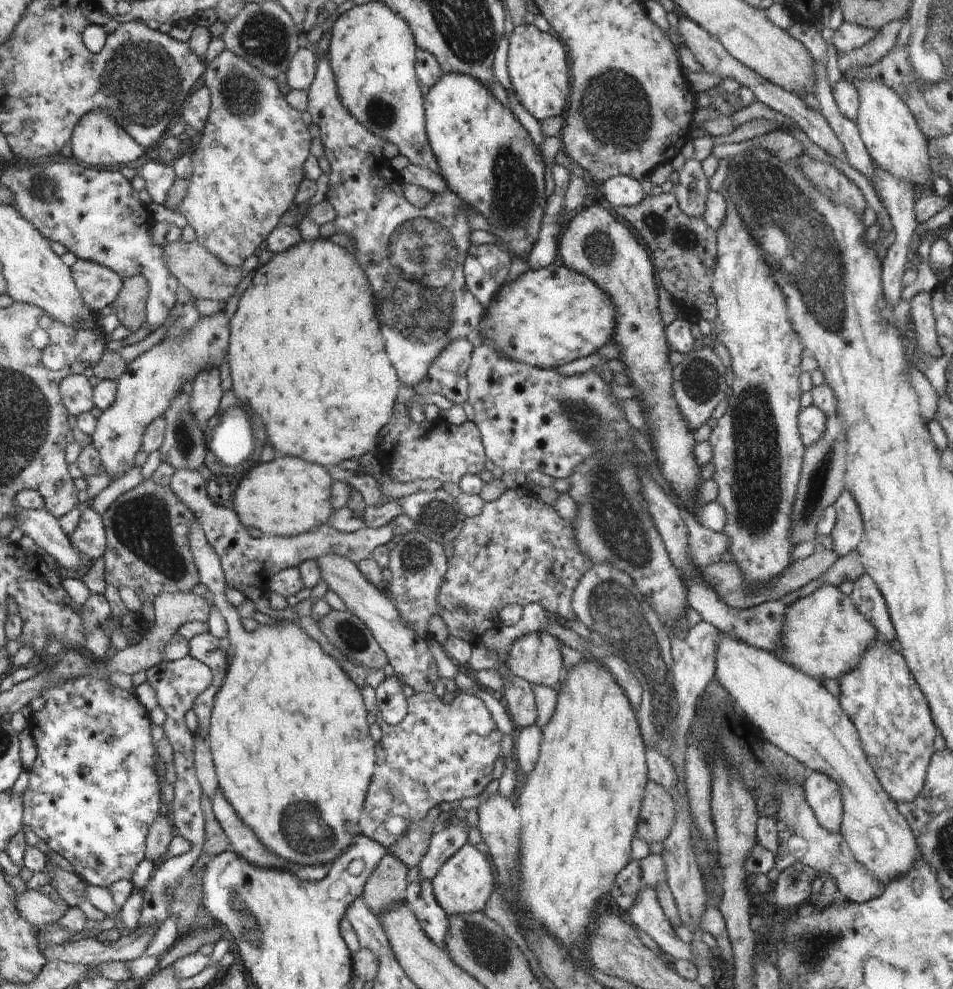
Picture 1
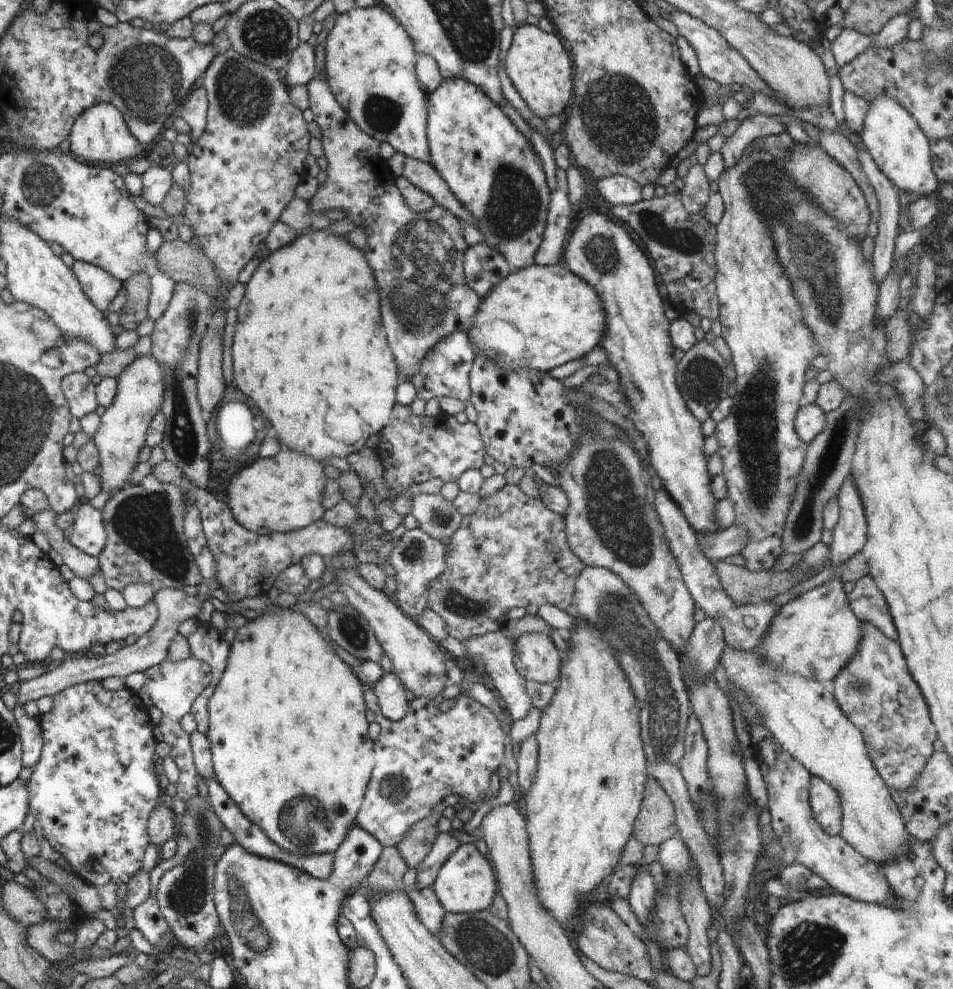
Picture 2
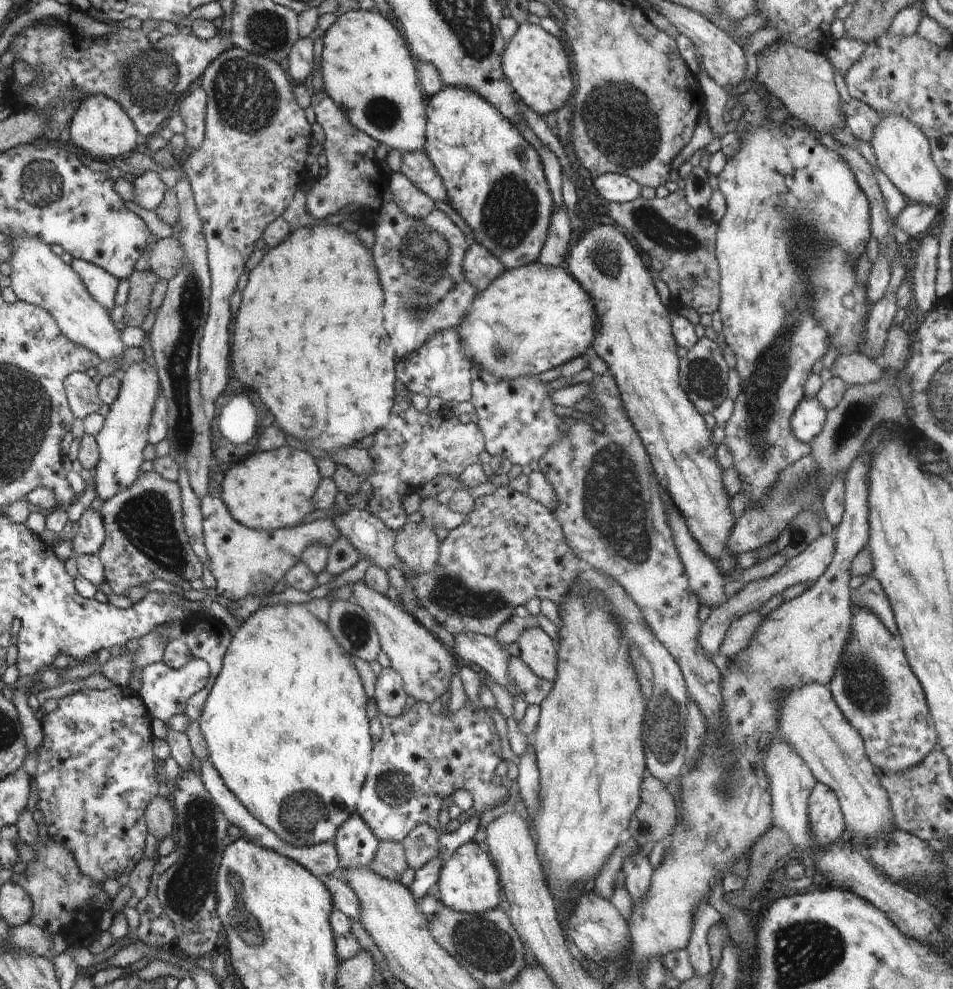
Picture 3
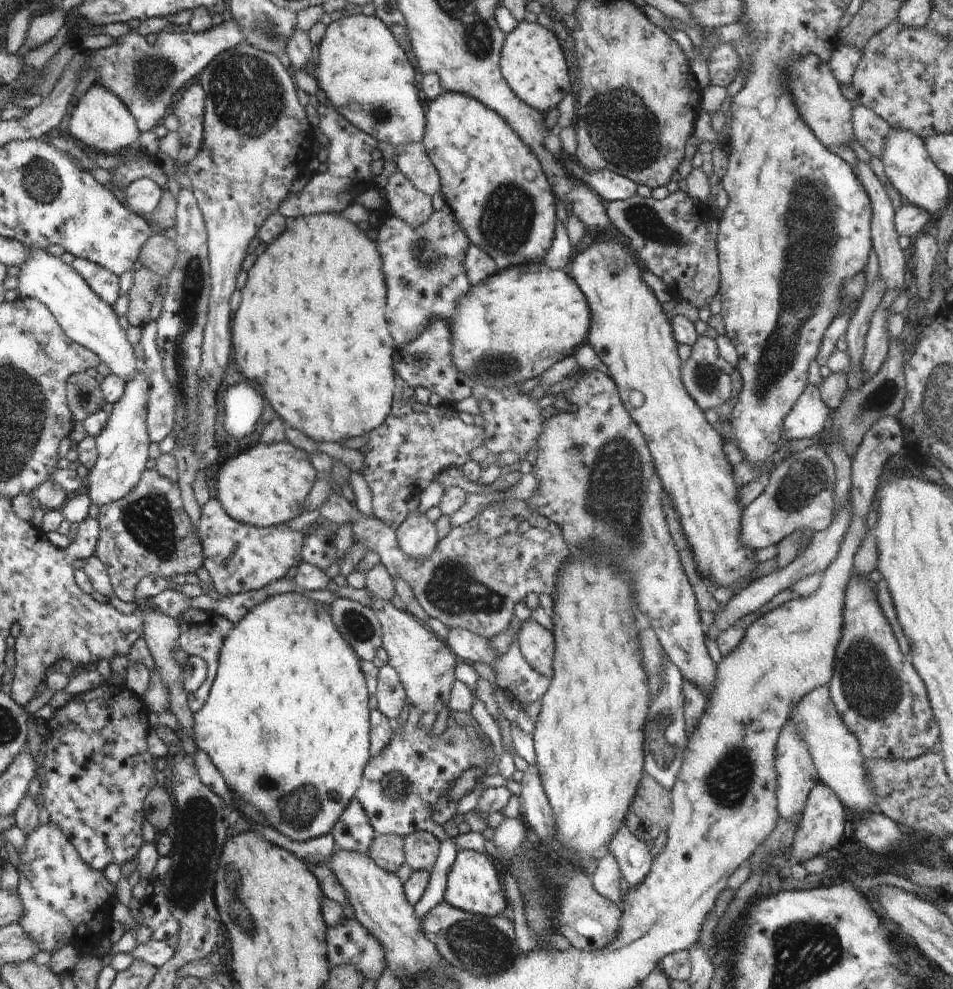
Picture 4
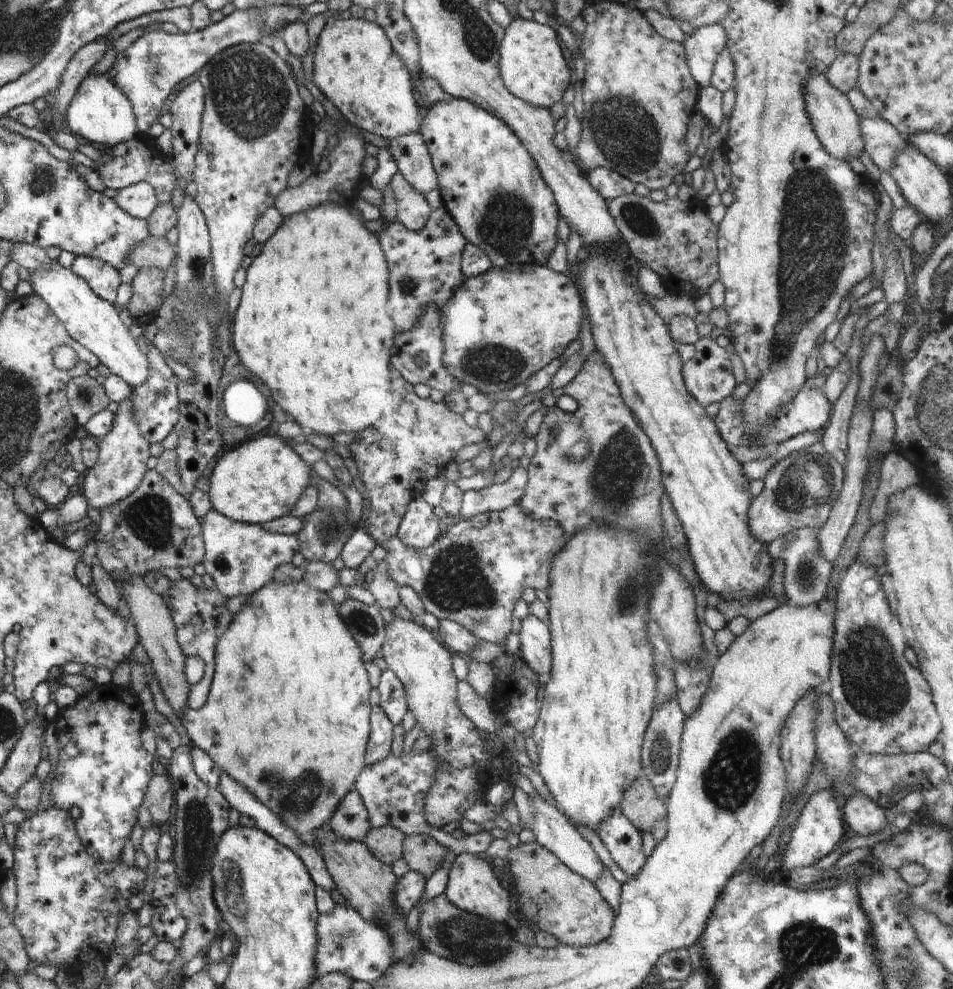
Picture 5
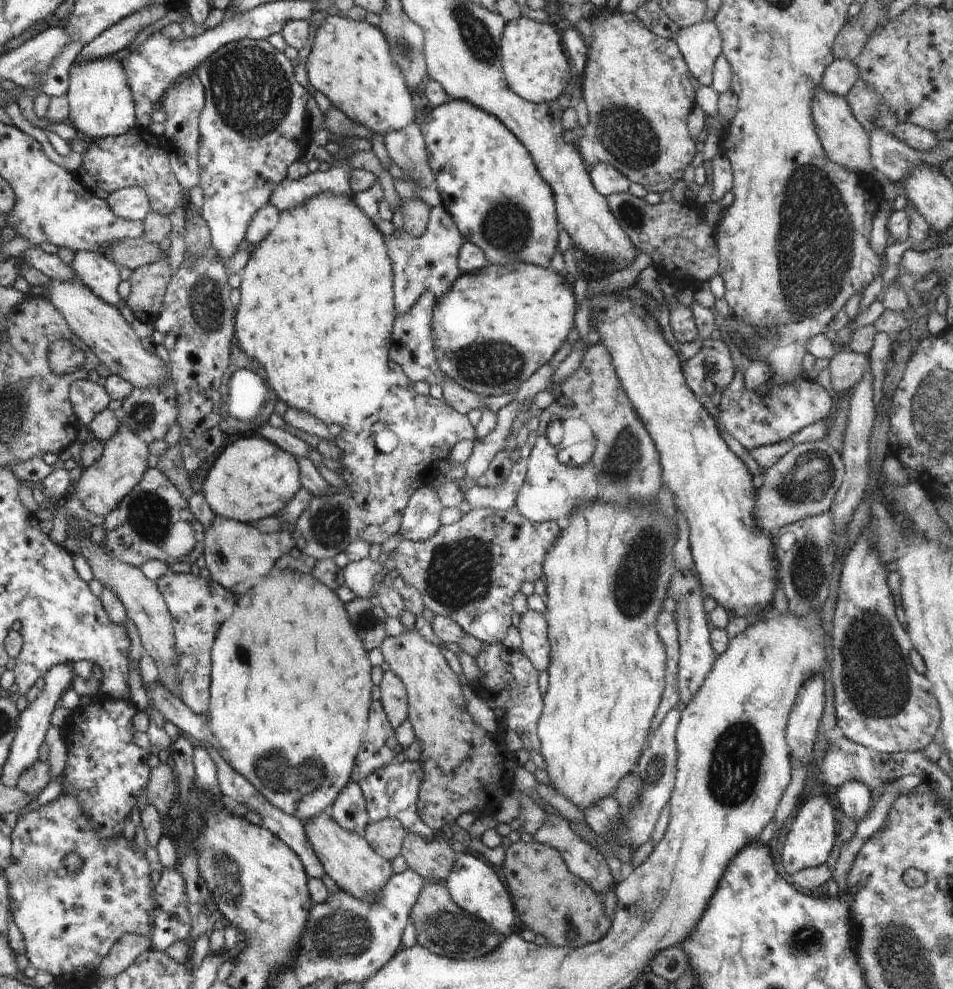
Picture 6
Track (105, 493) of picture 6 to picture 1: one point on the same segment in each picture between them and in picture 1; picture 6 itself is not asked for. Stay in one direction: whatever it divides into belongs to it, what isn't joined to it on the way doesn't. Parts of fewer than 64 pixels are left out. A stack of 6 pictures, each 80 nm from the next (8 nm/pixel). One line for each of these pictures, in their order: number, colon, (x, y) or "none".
1: (144, 391)
2: (121, 435)
3: (122, 439)
4: (122, 447)
5: (121, 464)

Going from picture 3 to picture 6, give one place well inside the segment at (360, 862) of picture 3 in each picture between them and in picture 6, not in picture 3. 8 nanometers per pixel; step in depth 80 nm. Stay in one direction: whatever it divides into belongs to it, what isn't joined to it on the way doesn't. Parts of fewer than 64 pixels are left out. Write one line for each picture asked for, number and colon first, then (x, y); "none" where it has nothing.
4: (353, 831)
5: (350, 820)
6: (349, 810)

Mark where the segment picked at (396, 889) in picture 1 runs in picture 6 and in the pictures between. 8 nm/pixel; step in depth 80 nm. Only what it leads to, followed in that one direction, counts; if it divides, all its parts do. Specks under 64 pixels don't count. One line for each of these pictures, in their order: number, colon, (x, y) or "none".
2: (387, 874)
3: (389, 861)
4: (386, 851)
5: (386, 843)
6: (386, 836)

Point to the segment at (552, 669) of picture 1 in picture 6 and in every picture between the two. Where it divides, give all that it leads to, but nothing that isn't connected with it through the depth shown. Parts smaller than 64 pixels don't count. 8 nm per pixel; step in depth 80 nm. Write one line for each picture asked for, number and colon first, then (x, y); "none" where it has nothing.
2: (536, 658)
3: (537, 649)
4: (536, 642)
5: (535, 638)
6: (533, 627)

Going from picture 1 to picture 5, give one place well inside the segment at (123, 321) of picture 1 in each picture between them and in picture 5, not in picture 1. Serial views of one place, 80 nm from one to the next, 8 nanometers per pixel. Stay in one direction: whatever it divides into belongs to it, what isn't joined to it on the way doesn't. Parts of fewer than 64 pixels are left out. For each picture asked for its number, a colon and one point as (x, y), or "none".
2: (138, 286)
3: (142, 283)
4: (145, 286)
5: (147, 285)

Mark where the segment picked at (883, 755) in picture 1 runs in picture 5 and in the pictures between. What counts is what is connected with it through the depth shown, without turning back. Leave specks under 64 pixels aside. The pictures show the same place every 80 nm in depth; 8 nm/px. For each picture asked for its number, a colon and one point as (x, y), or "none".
2: (875, 690)
3: (874, 687)
4: (882, 700)
5: (882, 704)

